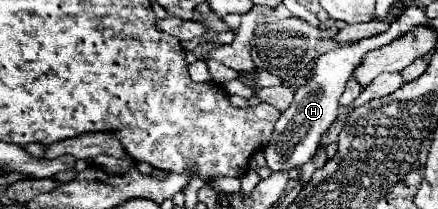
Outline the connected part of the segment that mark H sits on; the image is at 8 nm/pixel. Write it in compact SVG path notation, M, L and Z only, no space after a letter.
M363 38L363 40L357 40L353 44L339 46L335 50L321 54L315 60L311 76L305 78L305 82L295 90L291 106L281 114L281 118L275 124L273 140L263 150L267 166L273 172L303 166L305 162L309 162L313 158L313 154L317 152L317 146L319 146L319 136L337 120L337 114L339 114L337 100L343 94L347 80L351 78L357 64L363 62L365 54L375 50L375 48L369 46L369 40L371 38Z

